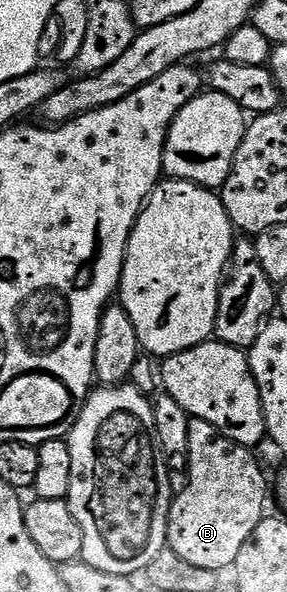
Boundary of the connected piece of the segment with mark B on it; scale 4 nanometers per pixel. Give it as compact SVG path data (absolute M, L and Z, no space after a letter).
M190 418L187 456L189 484L182 491L180 488L173 502L169 504L168 550L179 553L183 561L188 561L198 569L211 569L221 573L224 572L224 567L232 568L239 557L239 549L247 545L247 537L255 533L255 525L259 525L259 521L267 515L265 483L261 480L260 466L262 467L262 464L258 456L250 448L239 445L234 439L228 439L215 429L215 425L202 419Z

